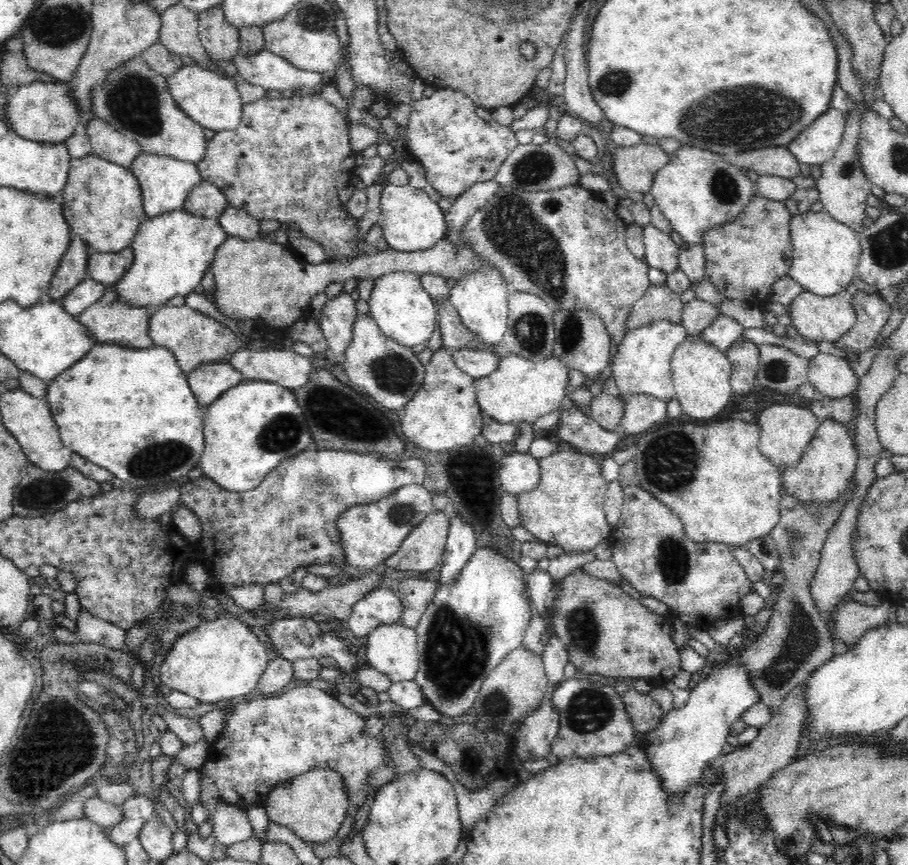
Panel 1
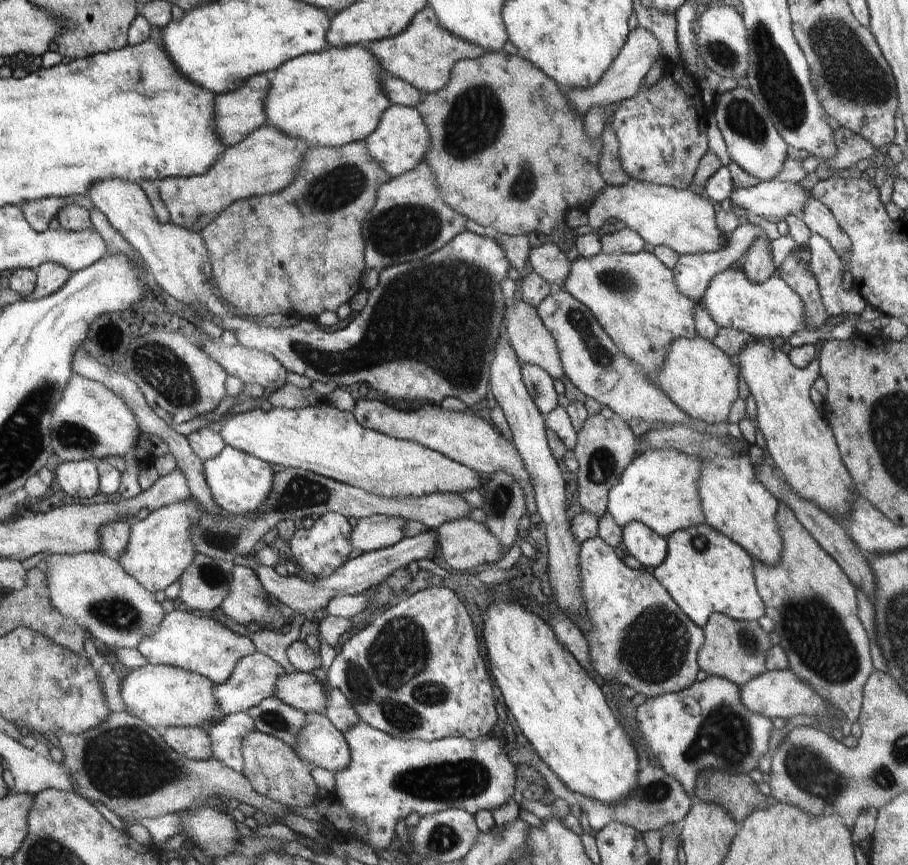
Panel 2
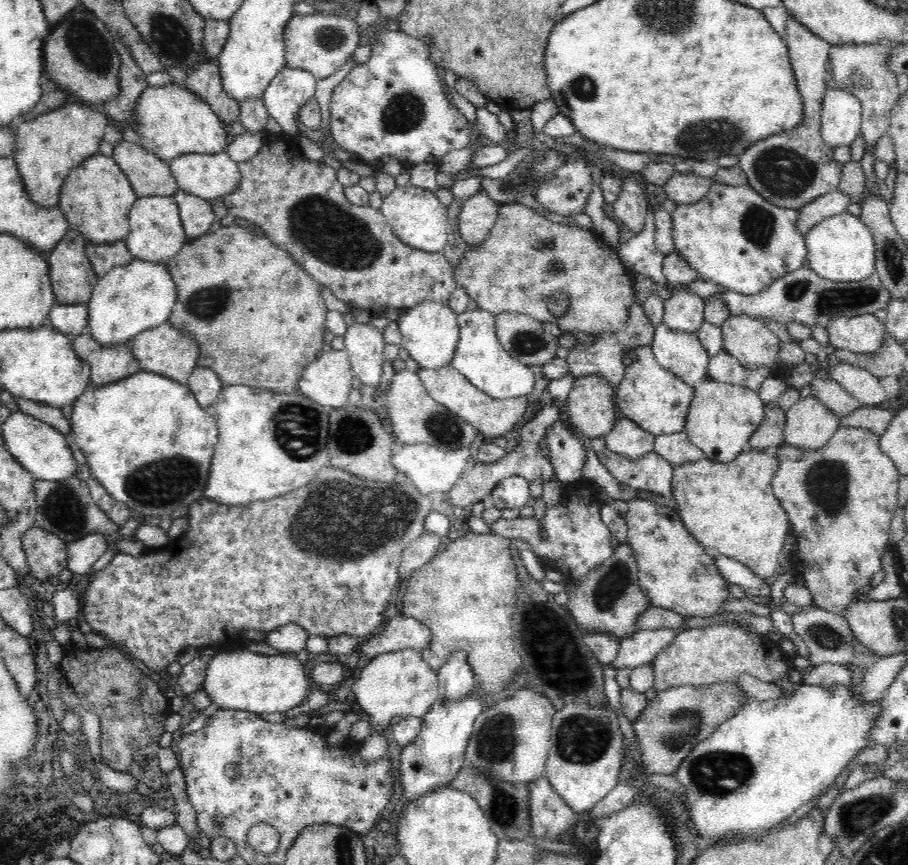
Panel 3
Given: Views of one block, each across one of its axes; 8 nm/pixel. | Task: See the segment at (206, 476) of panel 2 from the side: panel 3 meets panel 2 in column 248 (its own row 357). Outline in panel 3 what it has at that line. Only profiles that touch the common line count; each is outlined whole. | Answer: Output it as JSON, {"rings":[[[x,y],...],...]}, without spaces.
{"rings":[[[480,308],[458,315],[460,338],[451,366],[456,368],[475,388],[496,399],[528,397],[535,385],[531,366],[512,358],[497,337],[496,317]]]}

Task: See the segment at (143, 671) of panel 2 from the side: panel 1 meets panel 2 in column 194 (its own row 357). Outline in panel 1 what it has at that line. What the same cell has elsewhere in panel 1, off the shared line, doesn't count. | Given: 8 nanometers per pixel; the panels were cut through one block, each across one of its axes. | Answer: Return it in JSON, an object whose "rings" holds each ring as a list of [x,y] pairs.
{"rings":[[[690,335],[674,350],[671,363],[671,376],[675,398],[680,402],[684,418],[698,423],[716,420],[730,407],[731,374],[733,364],[726,353],[715,346],[706,344],[697,335]]]}

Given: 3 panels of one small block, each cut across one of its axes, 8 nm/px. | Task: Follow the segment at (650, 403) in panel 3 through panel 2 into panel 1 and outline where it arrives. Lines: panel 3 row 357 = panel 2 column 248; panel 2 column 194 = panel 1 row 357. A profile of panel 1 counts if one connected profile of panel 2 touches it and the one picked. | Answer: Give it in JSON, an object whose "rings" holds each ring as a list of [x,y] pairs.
{"rings":[[[658,320],[648,326],[640,326],[626,332],[624,340],[616,346],[612,353],[610,368],[611,377],[616,381],[620,395],[648,395],[664,403],[675,398],[673,378],[671,376],[671,363],[674,350],[688,337],[687,330],[681,324]]]}

